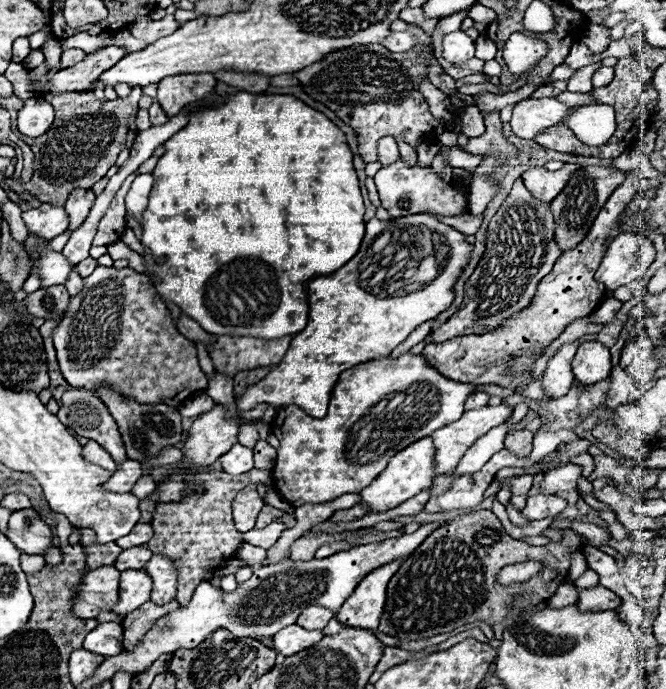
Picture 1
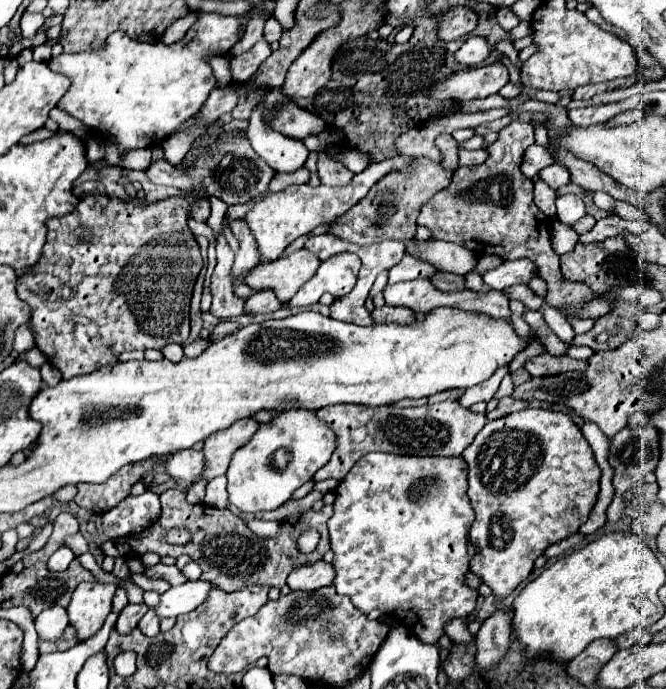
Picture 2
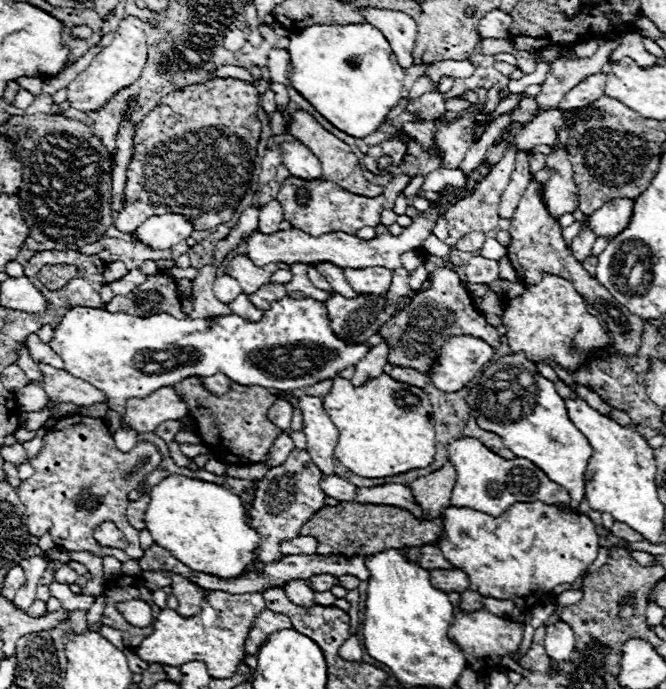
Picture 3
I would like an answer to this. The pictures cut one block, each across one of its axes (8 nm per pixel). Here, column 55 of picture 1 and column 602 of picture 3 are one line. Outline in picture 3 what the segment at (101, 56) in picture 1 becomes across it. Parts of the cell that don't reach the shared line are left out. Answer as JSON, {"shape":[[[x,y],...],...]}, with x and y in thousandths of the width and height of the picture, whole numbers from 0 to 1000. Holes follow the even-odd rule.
{"shape":[[[895,107],[895,110],[883,110],[874,122],[862,125],[838,151],[841,160],[859,160],[859,157],[871,157],[871,154],[883,154],[886,148],[898,145],[907,139],[907,125],[910,125],[910,110],[907,107]]]}

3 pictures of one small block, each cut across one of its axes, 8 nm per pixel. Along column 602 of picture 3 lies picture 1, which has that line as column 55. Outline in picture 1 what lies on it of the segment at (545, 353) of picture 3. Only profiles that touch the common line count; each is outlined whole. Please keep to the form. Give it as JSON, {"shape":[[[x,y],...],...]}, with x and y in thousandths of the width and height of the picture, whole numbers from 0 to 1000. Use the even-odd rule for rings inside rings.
{"shape":[[[147,386],[132,403],[126,403],[123,424],[105,435],[102,459],[87,467],[78,491],[87,511],[90,537],[108,563],[141,566],[144,557],[159,557],[189,578],[201,578],[213,586],[252,586],[267,592],[282,581],[282,575],[306,566],[312,557],[306,540],[297,531],[291,496],[264,479],[255,453],[246,438],[240,438],[225,403],[219,398],[201,395],[198,389]],[[210,453],[213,467],[204,462]]]}

